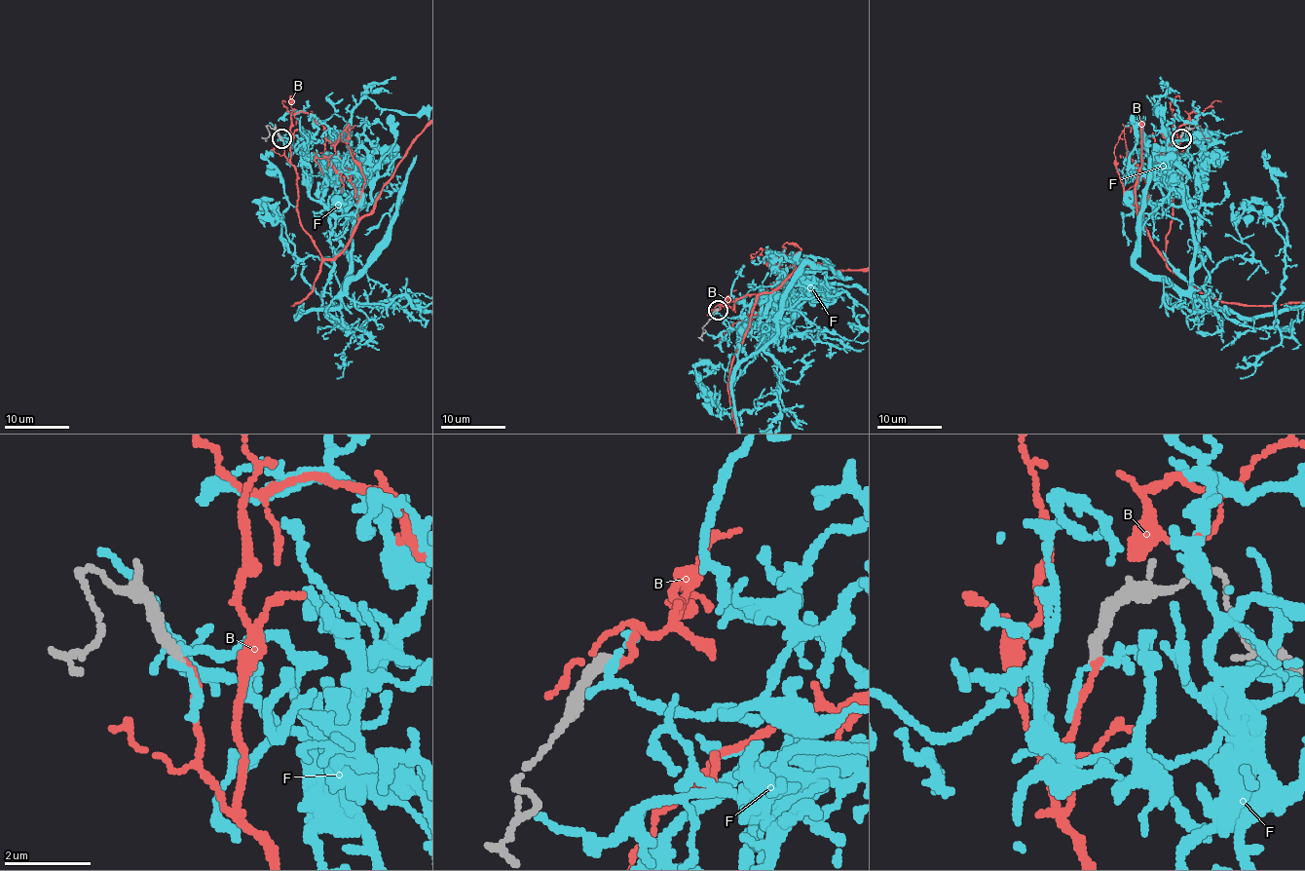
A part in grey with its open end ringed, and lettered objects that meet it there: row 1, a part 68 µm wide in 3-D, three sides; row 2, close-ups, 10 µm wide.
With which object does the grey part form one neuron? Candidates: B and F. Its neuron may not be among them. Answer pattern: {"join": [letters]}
{"join": ["B"]}

